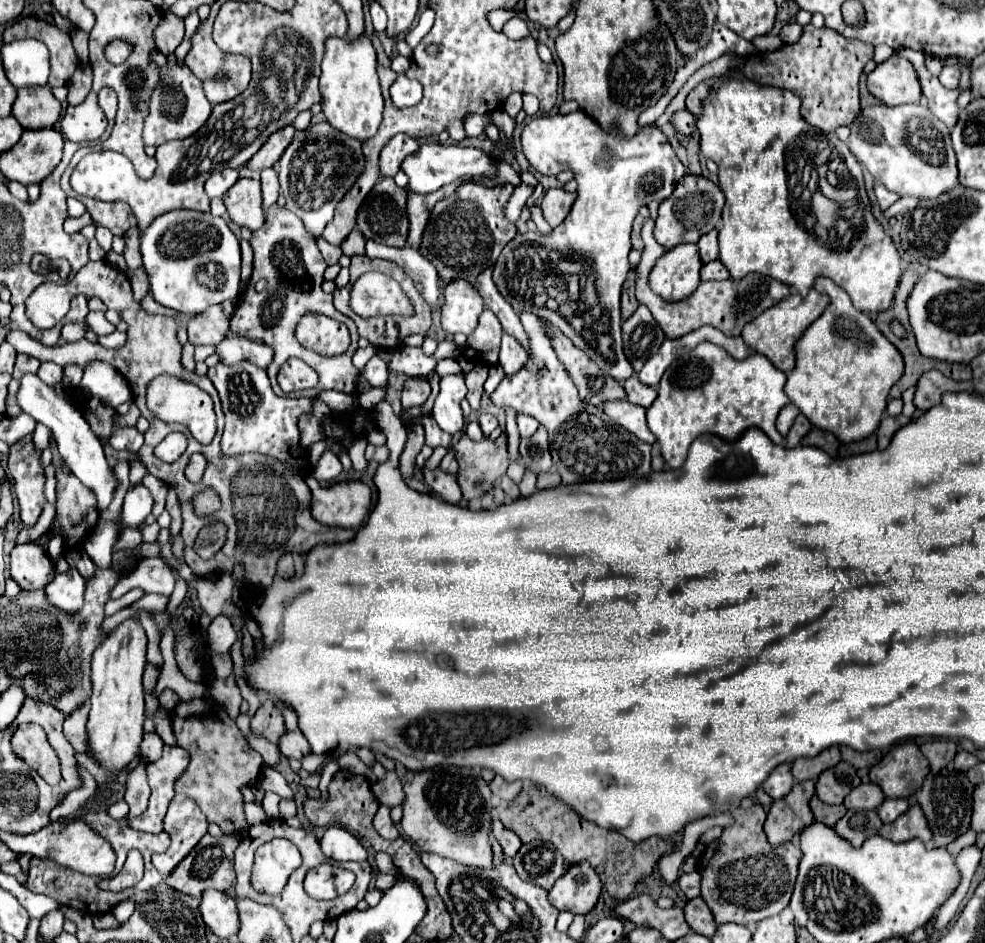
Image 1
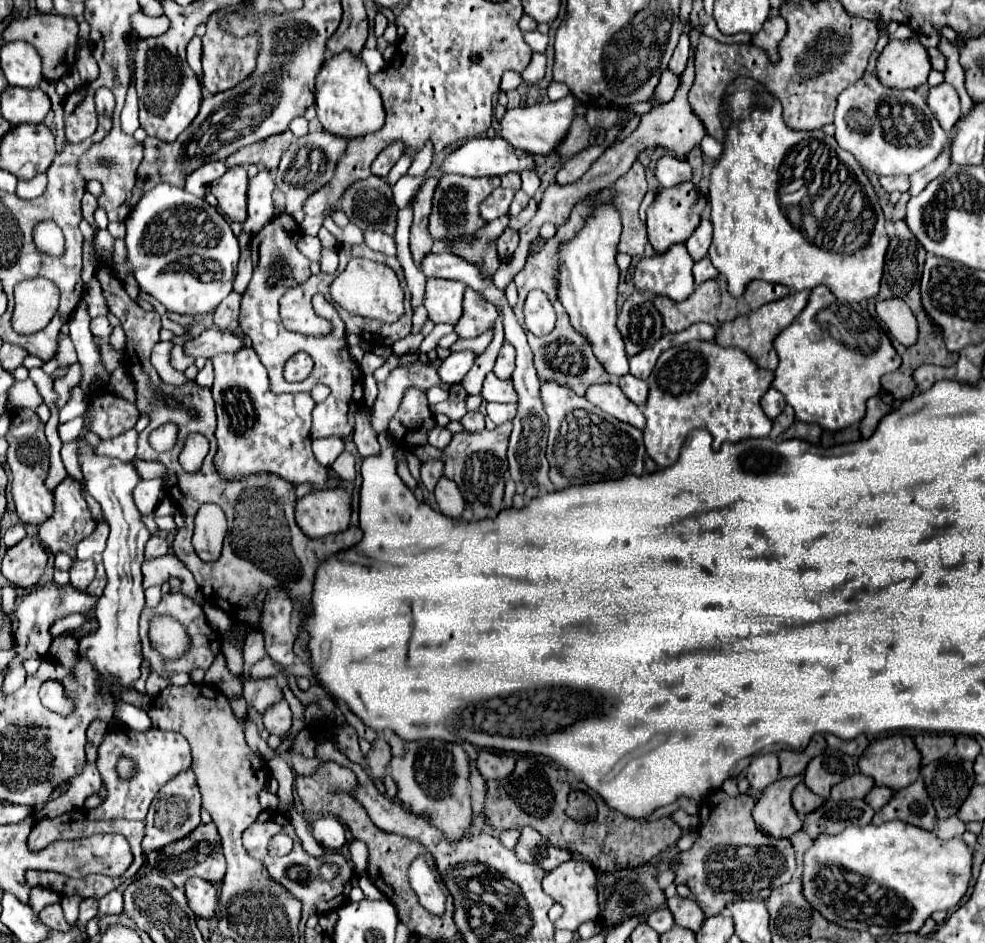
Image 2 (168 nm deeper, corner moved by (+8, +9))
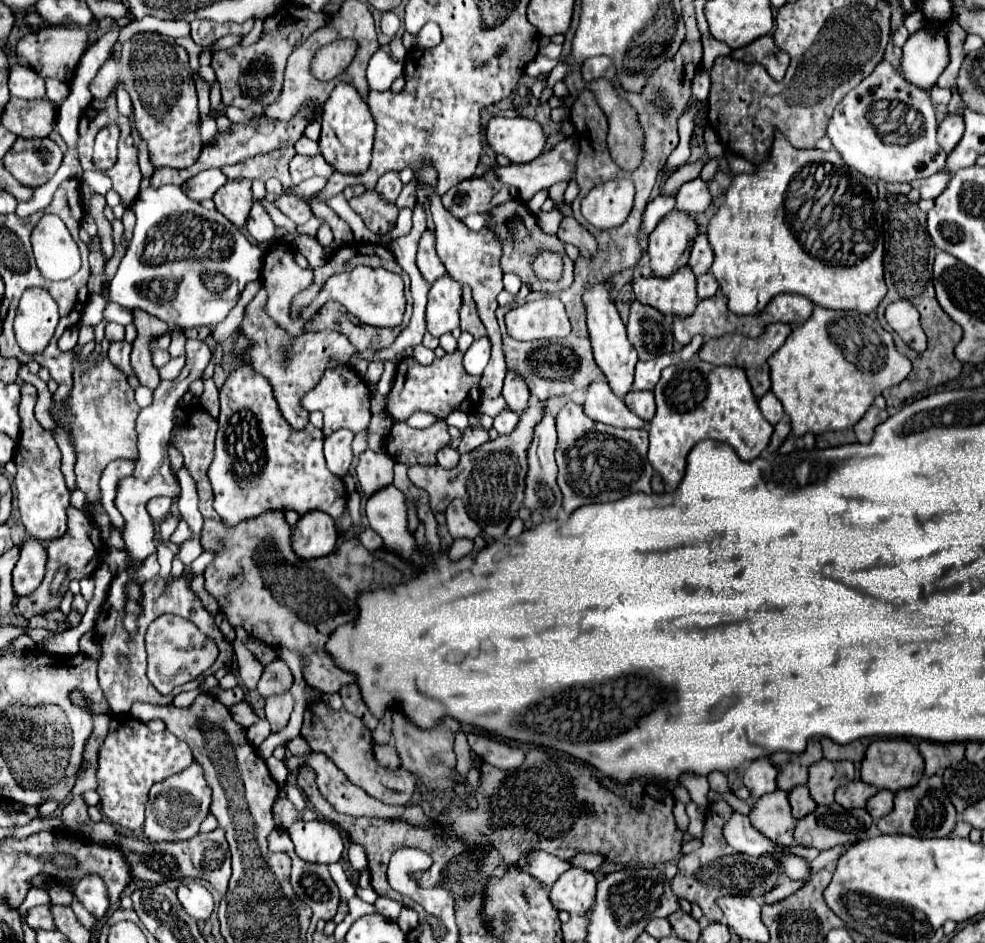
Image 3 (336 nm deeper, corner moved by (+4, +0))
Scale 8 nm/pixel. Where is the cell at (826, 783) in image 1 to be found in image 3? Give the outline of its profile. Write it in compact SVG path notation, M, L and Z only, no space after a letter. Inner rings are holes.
M821 759L809 767L807 787L811 799L819 805L831 805L837 787L851 783L855 777L855 767L851 761L827 761Z

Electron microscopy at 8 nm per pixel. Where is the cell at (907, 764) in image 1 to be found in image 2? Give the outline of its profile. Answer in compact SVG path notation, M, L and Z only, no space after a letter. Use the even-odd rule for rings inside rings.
M893 734L893 736L877 738L867 746L863 756L859 758L861 774L871 776L875 784L887 786L893 792L907 788L911 782L915 782L919 778L919 766L921 766L921 754L915 748L915 742L911 740L911 736L907 734Z

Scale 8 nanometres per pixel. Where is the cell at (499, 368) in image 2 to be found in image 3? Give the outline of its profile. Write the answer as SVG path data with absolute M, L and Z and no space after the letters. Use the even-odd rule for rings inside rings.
M507 373L505 385L503 385L503 399L507 403L507 409L521 415L527 409L529 403L529 389L523 383L523 379L517 373Z

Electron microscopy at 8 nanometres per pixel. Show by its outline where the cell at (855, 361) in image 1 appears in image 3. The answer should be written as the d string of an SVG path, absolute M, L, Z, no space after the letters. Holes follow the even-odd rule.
M815 307L811 317L791 331L785 345L767 363L771 391L783 403L795 437L851 429L877 395L899 385L911 373L911 361L897 351L891 333L877 319L823 307Z

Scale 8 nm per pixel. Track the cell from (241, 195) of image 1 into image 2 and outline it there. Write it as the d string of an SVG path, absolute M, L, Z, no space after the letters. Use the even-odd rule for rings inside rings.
M245 166L229 168L211 184L211 192L219 200L219 208L235 222L243 222L247 218L247 184L249 176Z

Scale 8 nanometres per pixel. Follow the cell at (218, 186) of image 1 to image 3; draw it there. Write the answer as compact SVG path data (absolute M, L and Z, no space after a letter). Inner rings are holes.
M207 169L183 183L183 191L193 201L211 199L219 187L227 183L227 177L221 173L221 169Z

